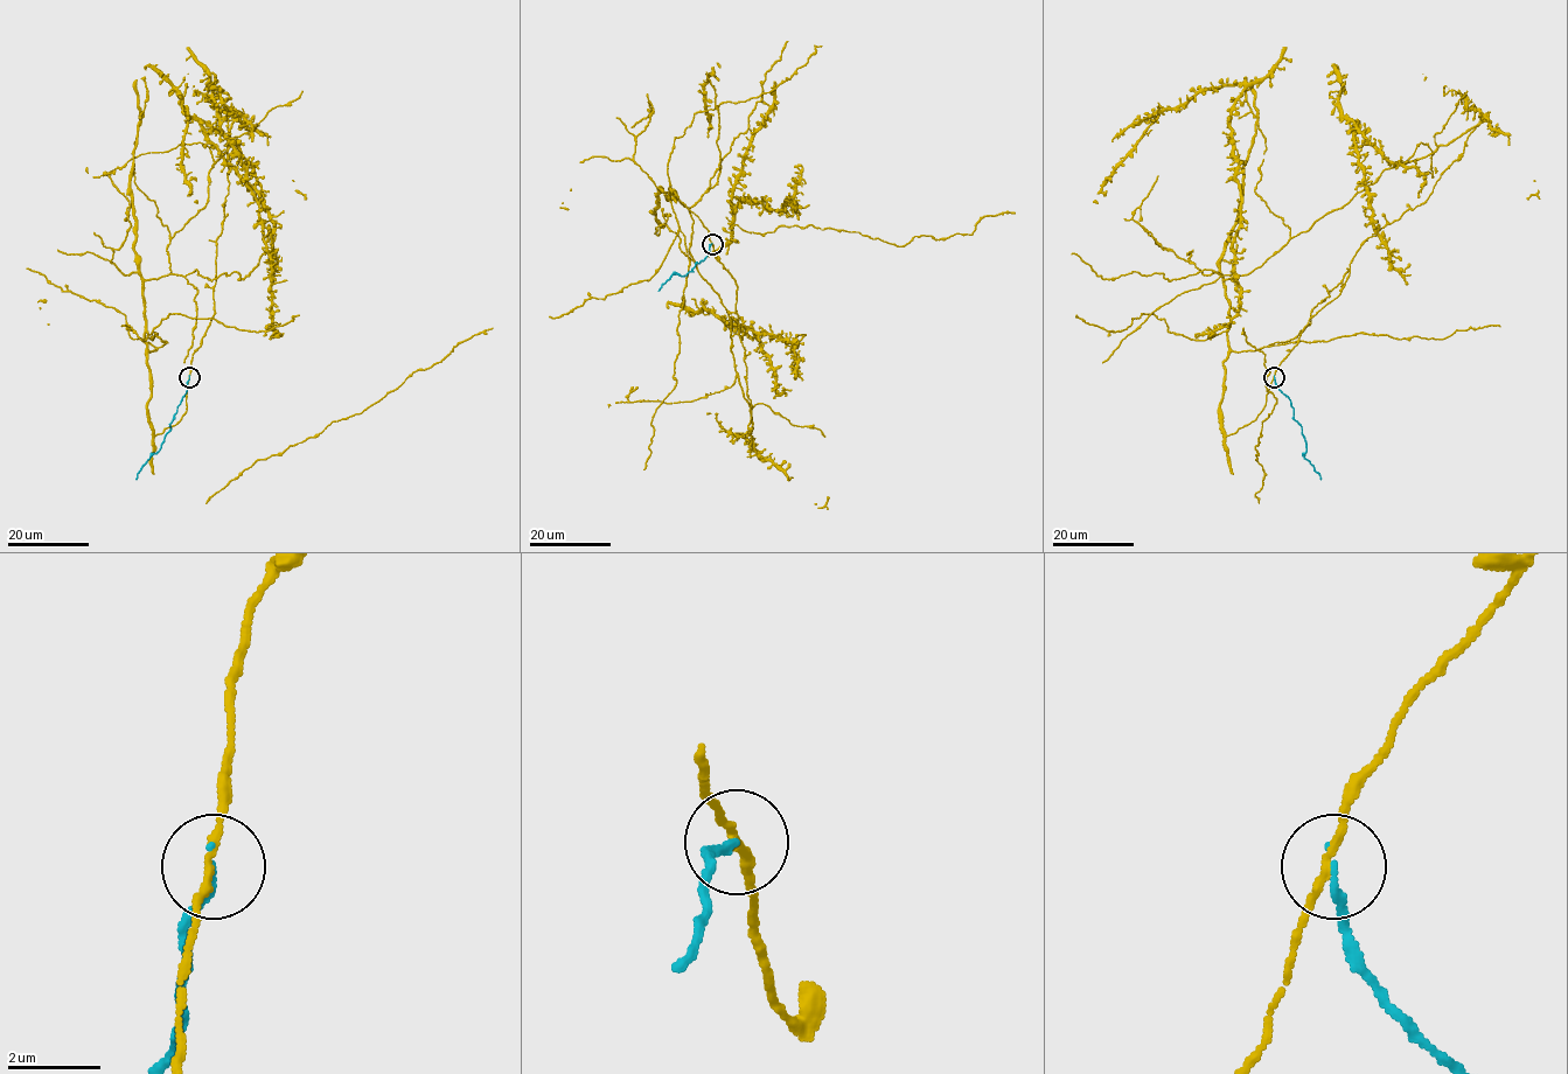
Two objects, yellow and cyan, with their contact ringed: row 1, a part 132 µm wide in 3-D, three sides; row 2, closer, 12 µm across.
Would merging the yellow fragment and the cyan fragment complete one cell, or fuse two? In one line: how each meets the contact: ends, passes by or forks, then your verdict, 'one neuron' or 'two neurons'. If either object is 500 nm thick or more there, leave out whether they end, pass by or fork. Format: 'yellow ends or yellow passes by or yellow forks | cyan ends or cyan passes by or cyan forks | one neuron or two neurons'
yellow passes by | cyan ends | two neurons

